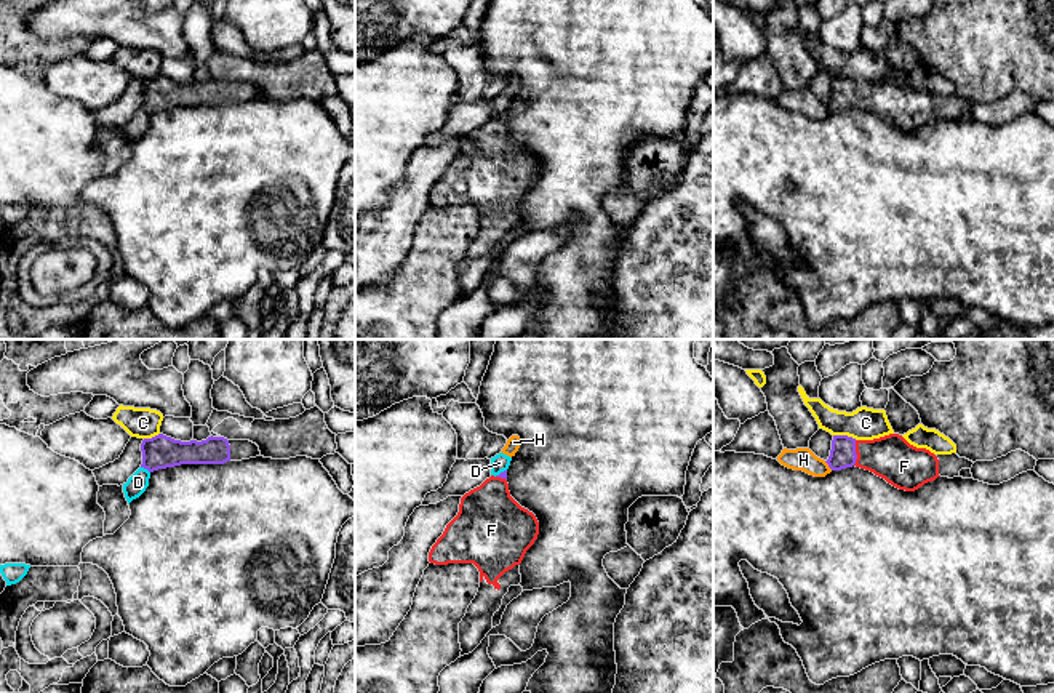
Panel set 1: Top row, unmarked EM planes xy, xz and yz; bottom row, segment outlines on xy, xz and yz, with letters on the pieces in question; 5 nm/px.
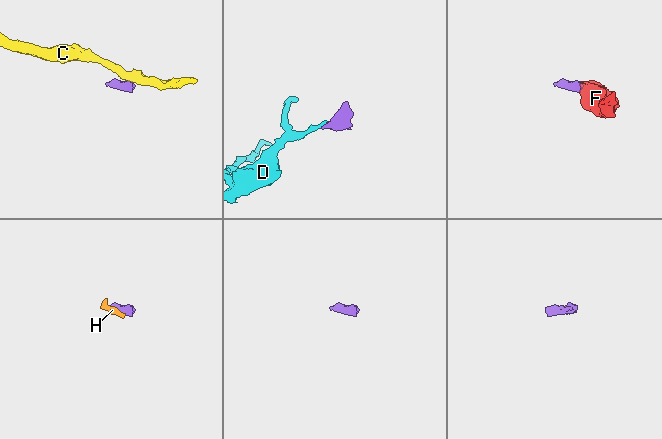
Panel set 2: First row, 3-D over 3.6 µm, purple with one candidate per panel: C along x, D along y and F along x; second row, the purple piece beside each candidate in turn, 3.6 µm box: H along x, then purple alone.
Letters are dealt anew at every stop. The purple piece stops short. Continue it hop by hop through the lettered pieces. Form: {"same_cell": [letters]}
{"same_cell": ["F"]}

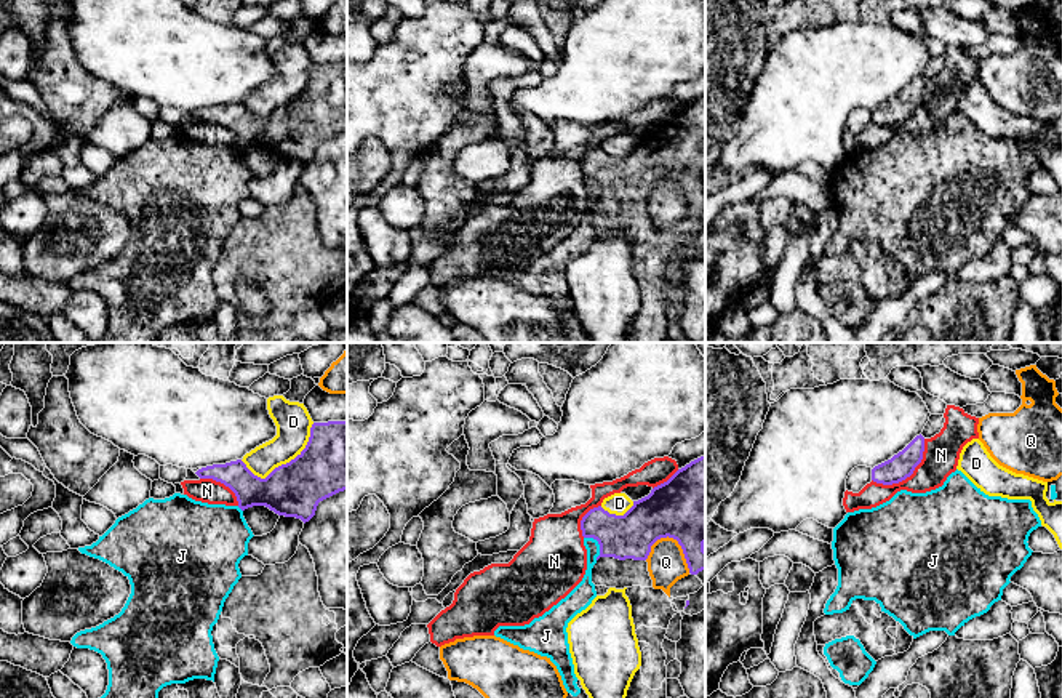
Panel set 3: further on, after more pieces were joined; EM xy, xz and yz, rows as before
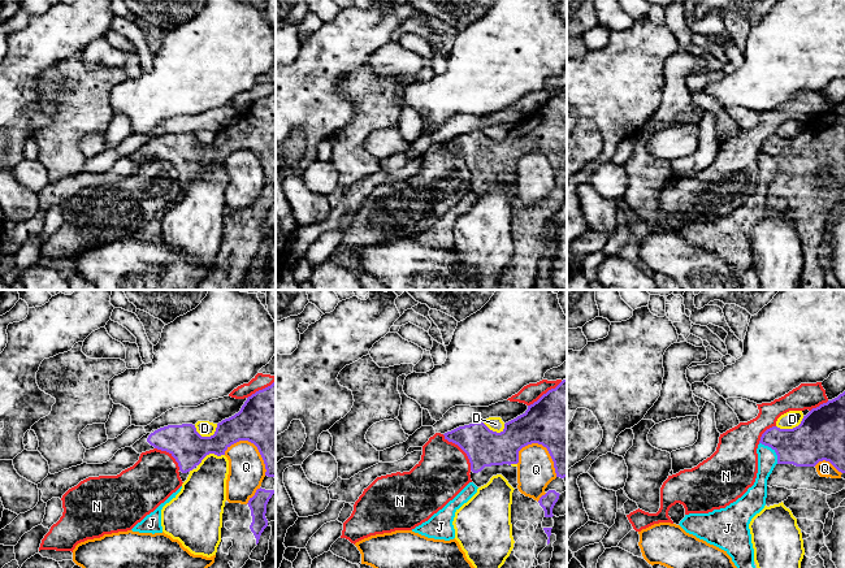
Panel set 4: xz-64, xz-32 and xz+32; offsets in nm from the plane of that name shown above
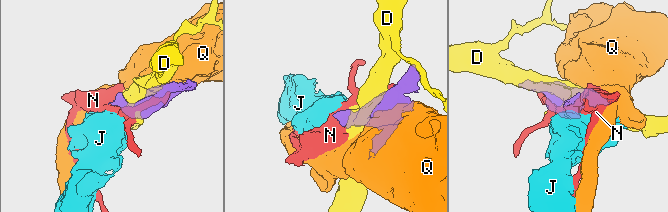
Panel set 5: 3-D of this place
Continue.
{"same_cell": []}

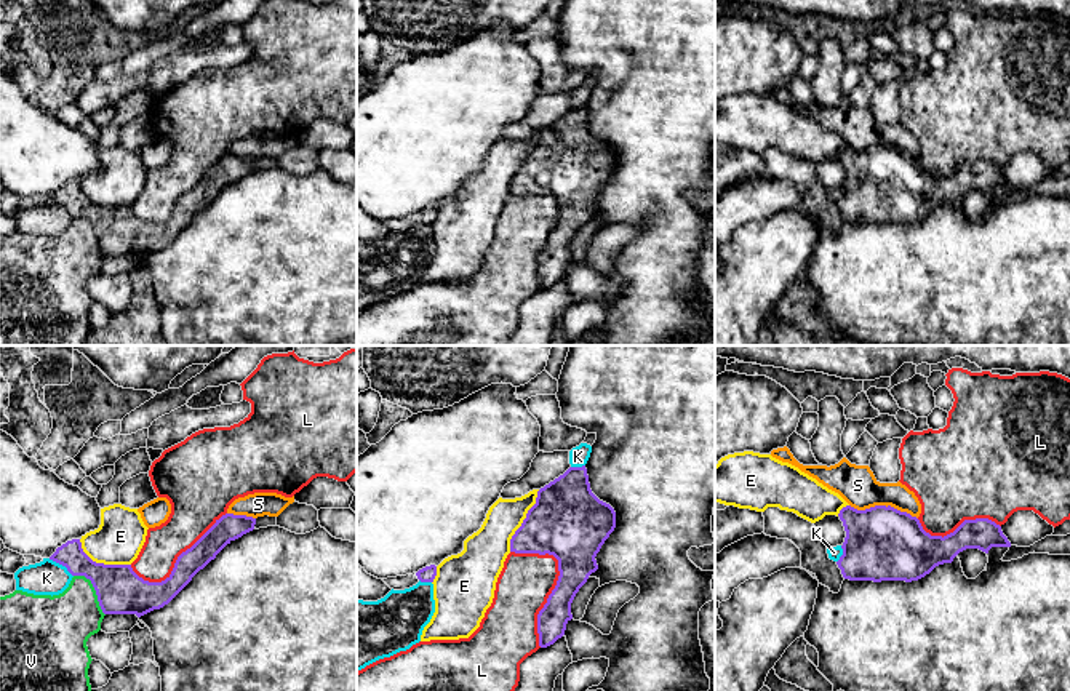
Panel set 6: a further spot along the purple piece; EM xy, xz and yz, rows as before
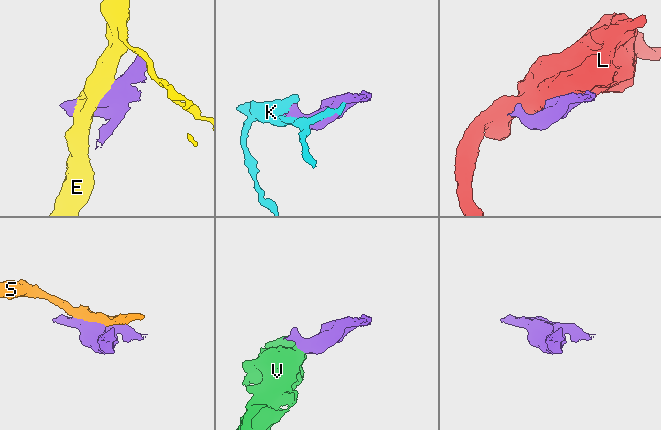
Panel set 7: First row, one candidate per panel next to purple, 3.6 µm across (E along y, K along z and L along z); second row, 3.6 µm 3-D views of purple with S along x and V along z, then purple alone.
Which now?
{"same_cell": []}

